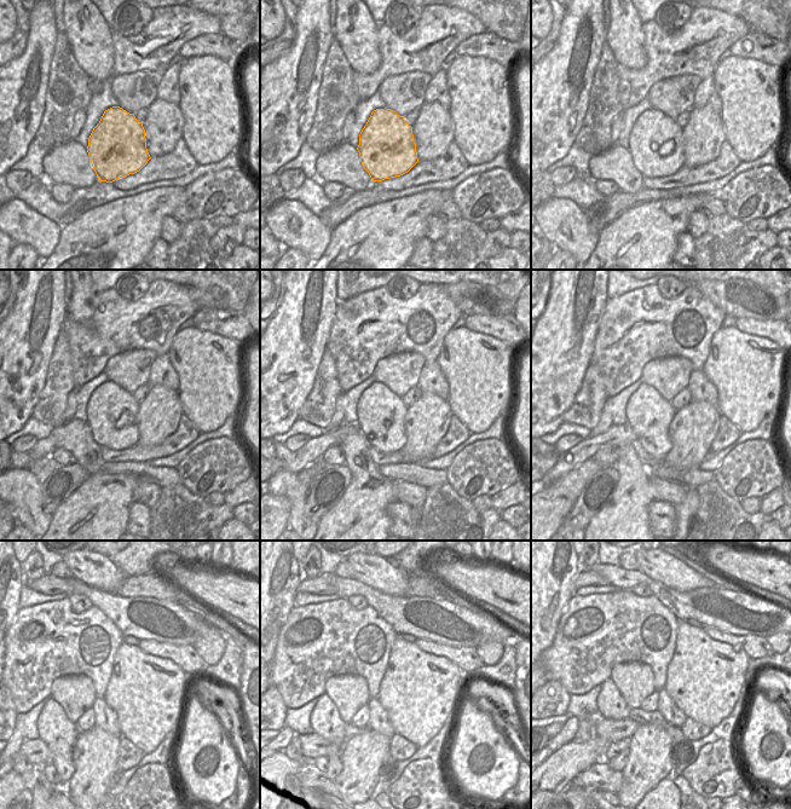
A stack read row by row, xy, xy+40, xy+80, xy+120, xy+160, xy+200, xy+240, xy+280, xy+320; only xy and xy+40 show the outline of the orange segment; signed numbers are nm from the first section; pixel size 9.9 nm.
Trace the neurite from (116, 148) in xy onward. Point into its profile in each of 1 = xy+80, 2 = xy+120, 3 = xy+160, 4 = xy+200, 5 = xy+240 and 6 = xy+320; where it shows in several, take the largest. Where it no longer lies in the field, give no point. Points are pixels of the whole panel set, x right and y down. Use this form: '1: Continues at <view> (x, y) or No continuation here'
1: Continues at xy+80 (656, 146)
2: Continues at xy+120 (111, 411)
3: Continues at xy+160 (381, 412)
4: Continues at xy+200 (648, 414)
5: Continues at xy+240 (75, 694)
6: Continues at xy+320 (619, 692)

